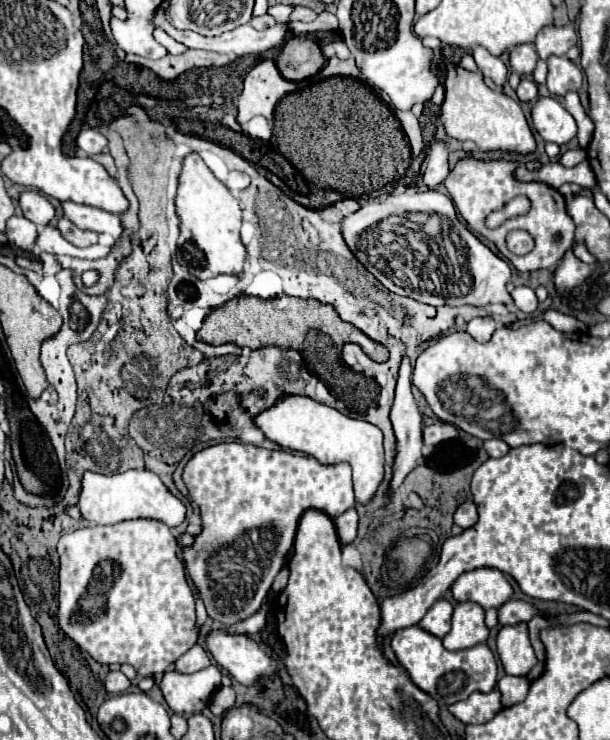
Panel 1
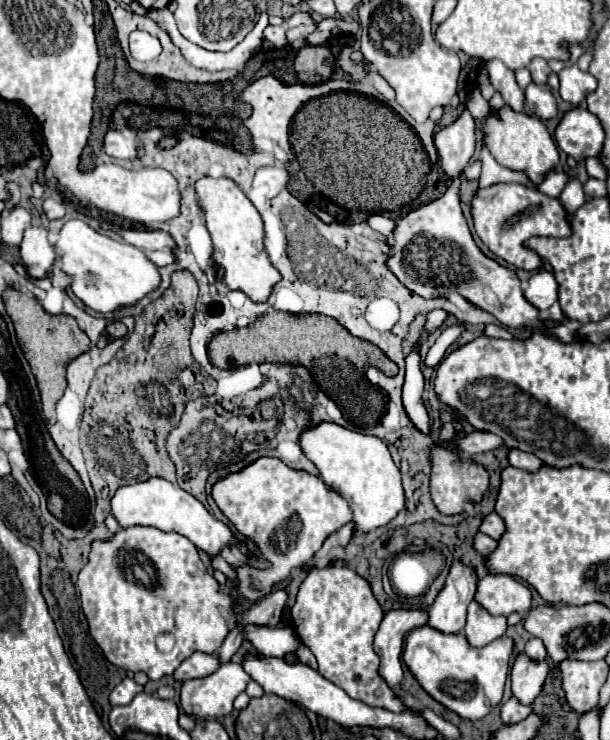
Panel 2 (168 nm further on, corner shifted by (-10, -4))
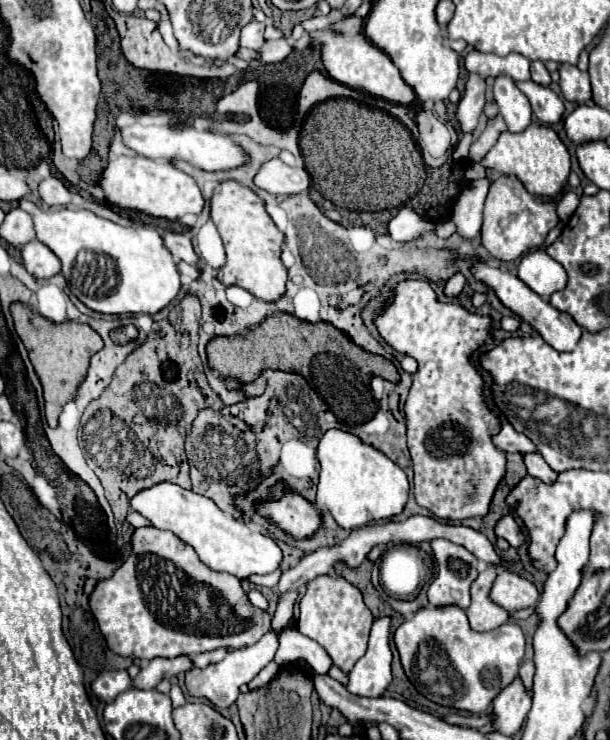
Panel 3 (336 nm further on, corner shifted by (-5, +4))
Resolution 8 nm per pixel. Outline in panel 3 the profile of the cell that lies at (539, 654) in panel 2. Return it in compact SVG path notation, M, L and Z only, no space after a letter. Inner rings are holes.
M523 660L523 664L519 666L519 676L521 676L521 680L529 692L531 692L531 684L533 684L533 672L535 672L533 660Z

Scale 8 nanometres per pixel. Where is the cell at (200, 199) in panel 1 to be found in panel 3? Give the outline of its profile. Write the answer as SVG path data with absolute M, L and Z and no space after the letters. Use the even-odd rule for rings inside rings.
M235 180L221 182L213 190L211 220L221 234L227 254L227 262L219 268L217 280L223 286L241 286L255 298L265 302L279 300L285 292L287 282L287 268L281 264L279 258L283 234L277 230L269 214L265 212L265 206L259 200L259 196Z

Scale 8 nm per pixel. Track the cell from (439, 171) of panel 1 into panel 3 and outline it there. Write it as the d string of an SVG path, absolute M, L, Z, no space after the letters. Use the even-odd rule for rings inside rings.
M471 74L465 86L465 94L457 104L457 122L463 134L475 130L479 116L483 112L483 104L485 104L485 82L479 76Z

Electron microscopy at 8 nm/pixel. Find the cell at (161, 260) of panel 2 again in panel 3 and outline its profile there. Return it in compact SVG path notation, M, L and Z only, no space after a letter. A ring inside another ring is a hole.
M177 260L177 266L179 266L179 273L183 284L192 282L199 276L199 270L197 270L195 266L189 266L189 264L183 262L183 260Z

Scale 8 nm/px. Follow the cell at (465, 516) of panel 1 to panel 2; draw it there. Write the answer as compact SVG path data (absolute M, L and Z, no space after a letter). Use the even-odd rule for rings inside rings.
M492 512L492 514L488 514L488 516L484 518L484 522L482 522L482 526L480 526L480 532L488 534L488 536L494 538L494 540L500 540L502 534L506 532L506 524L504 524L504 520L502 520L496 512Z

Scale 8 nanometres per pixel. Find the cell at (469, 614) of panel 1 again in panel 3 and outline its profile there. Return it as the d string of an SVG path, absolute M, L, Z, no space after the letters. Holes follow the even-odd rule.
M489 566L485 572L477 576L477 580L471 584L471 606L467 608L469 626L475 632L485 632L499 628L509 620L509 612L491 602L489 588L497 576L497 568Z

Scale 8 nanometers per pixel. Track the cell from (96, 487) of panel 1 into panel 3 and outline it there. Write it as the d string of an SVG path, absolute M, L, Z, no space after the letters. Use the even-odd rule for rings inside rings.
M159 482L151 488L139 490L131 498L131 508L145 516L155 528L171 530L175 536L191 544L201 562L209 568L229 572L237 578L247 578L251 574L269 574L279 568L279 562L283 558L281 548L273 538L267 538L259 530L221 512L213 500L193 490L185 490L173 482Z

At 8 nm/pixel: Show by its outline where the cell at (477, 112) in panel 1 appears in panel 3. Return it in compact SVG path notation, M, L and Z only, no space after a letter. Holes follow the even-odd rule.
M537 122L529 124L523 132L503 132L495 146L481 160L485 168L493 168L501 174L517 176L523 186L541 198L557 198L565 190L567 174L569 174L569 152L559 136L549 128Z

